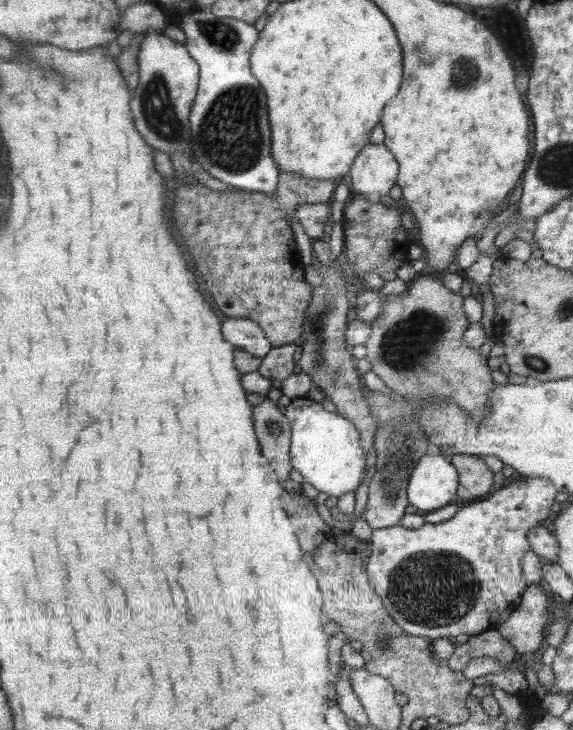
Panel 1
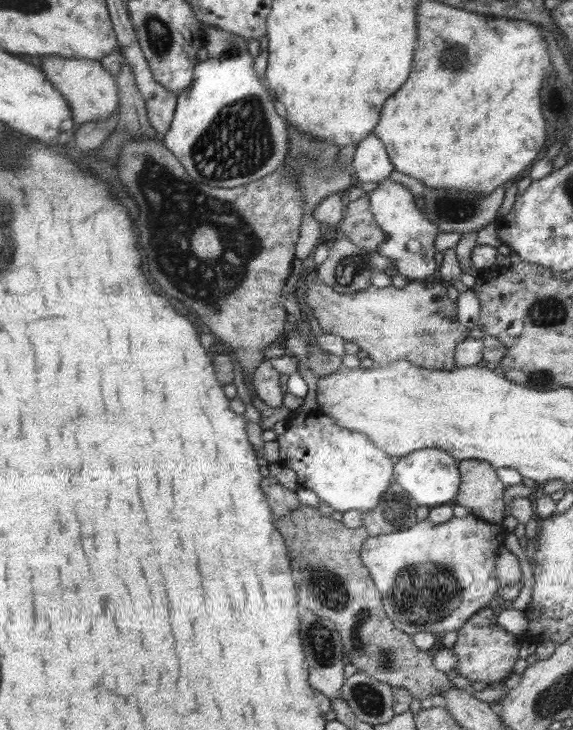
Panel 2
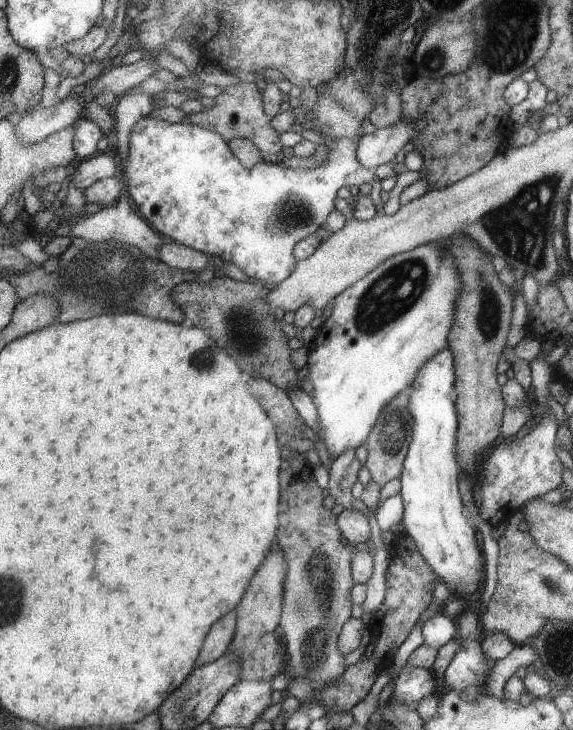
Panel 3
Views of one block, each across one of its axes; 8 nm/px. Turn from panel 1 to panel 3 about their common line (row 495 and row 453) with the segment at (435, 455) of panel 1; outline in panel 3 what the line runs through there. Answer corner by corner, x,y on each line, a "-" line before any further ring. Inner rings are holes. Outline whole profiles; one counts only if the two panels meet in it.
447,347
442,352
436,352
436,356
432,356
432,360
428,360
428,364
424,364
424,368
420,368
419,375
416,380
408,387
412,416
415,418
414,436
411,442
411,448
407,452
406,462
403,464
403,472
399,476
401,482
402,500
404,503
404,514
402,524
404,524
405,533
415,540
419,547
419,551
423,553
423,557
428,564
440,575
443,582
453,593
453,598
458,598
465,602
466,607
458,614
459,621
459,637
456,640
459,648
451,660
448,668
444,672
444,682
448,685
448,689
456,690
460,696
468,702
476,702
480,700
480,696
487,693
486,686
487,676
494,668
494,661
489,659
484,648
480,650
480,626
478,626
478,618
474,612
468,612
468,608
472,608
472,600
464,600
464,596
460,594
472,594
478,590
478,576
480,576
480,552
478,552
478,544
474,538
474,528
466,524
464,516
462,516
462,498
458,492
458,464
456,464
456,432
459,432
458,419
456,416
456,391
455,391
455,357
452,351

